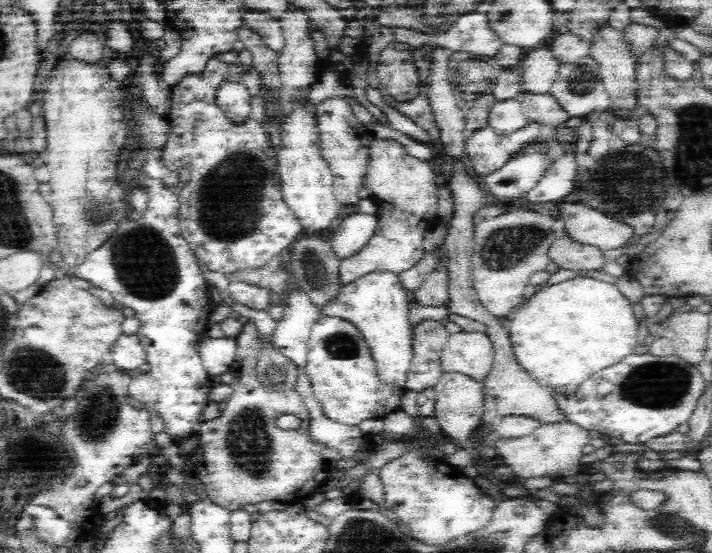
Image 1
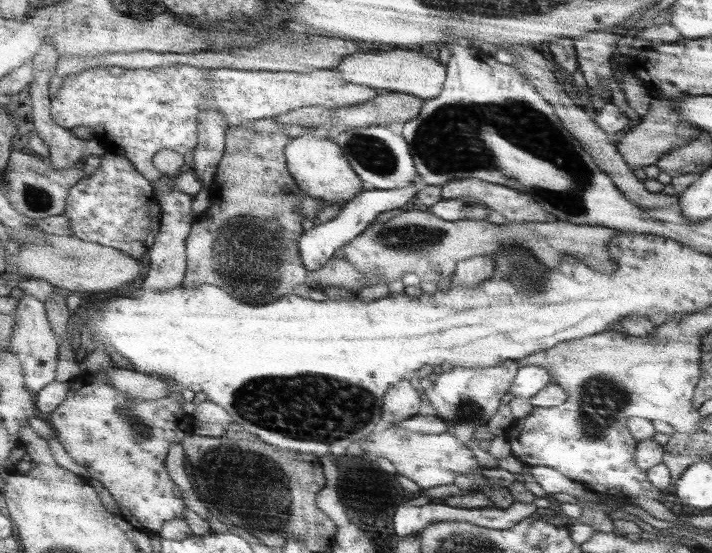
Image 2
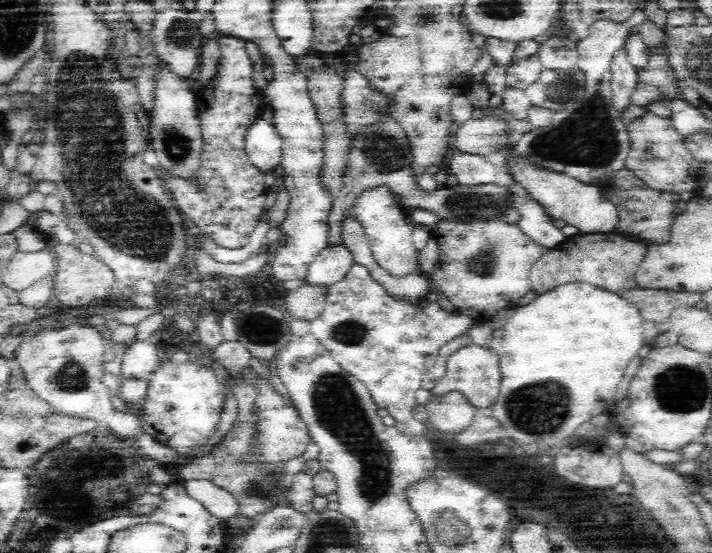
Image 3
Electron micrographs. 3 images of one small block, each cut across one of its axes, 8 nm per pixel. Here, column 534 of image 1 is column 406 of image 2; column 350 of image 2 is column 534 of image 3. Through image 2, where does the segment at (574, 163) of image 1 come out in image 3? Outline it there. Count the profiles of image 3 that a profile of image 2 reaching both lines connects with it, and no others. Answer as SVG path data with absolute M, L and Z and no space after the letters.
M514 198L514 206L520 210L522 216L522 220L518 222L520 232L536 246L550 250L566 240L562 230L554 226L554 218L548 212L544 212L544 208L540 208L534 200Z

